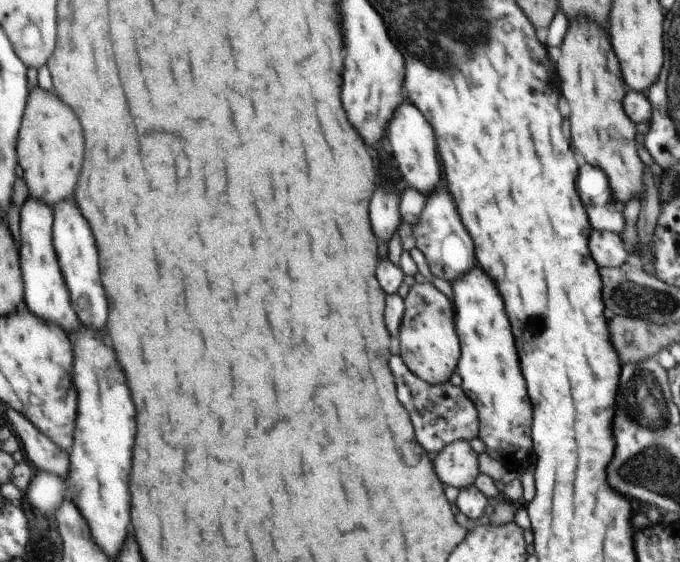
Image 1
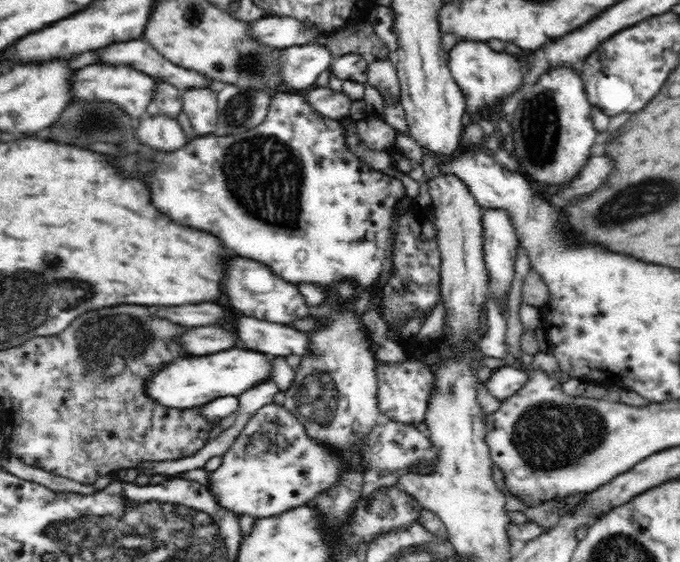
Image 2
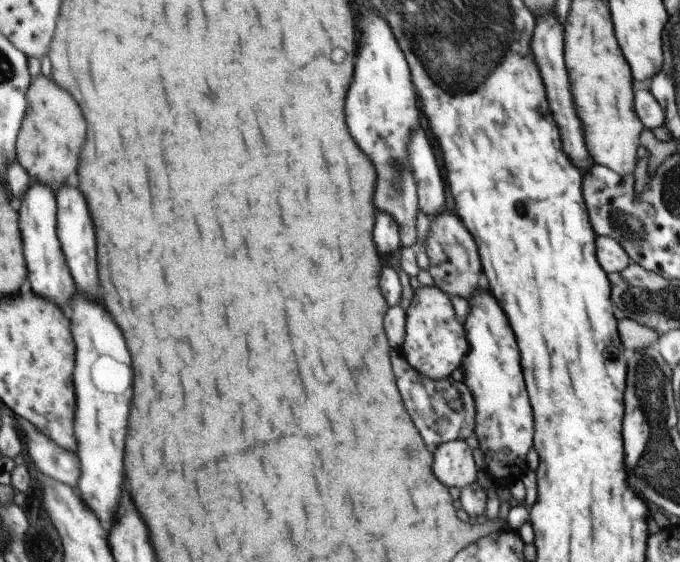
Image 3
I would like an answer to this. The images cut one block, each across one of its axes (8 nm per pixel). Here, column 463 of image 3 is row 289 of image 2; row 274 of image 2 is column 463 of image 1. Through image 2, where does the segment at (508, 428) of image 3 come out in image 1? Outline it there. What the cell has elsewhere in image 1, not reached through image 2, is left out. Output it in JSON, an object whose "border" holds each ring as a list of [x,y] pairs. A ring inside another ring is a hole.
{"border":[[[474,267],[461,279],[450,283],[454,290],[454,318],[459,341],[462,343],[462,356],[459,362],[459,375],[464,394],[474,403],[479,416],[478,437],[484,442],[485,452],[494,460],[498,460],[507,471],[520,470],[532,450],[530,426],[532,426],[532,404],[526,394],[524,376],[520,372],[520,360],[512,336],[512,328],[504,310],[502,296],[498,294],[494,282],[480,270]]]}

